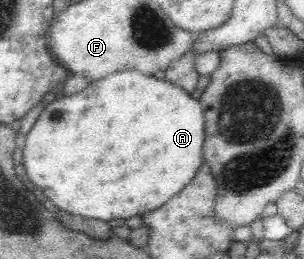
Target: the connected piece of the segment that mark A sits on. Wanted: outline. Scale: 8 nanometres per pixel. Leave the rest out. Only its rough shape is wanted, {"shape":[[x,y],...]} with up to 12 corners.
{"shape":[[118,71],[44,104],[26,177],[105,222],[203,165],[204,108]]}

